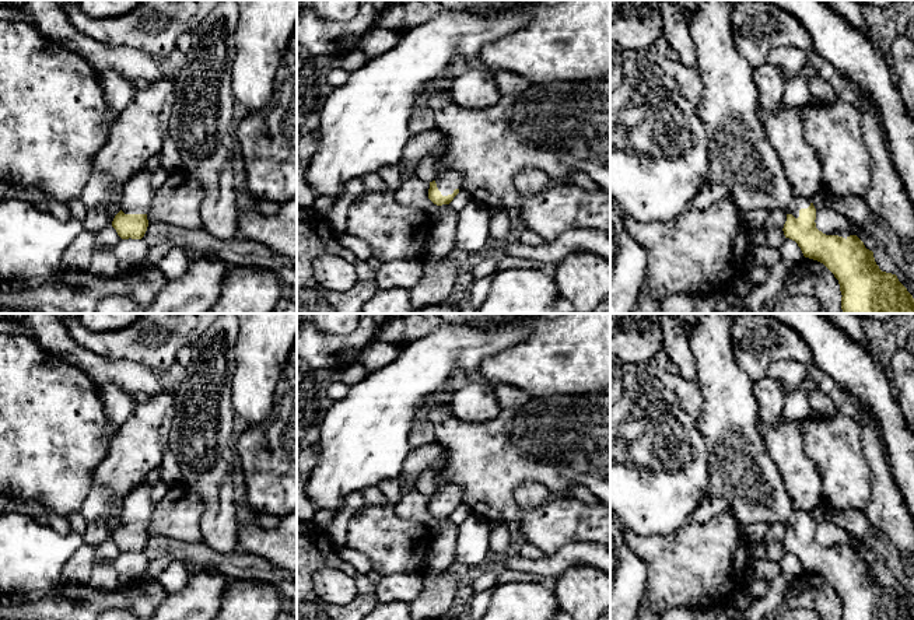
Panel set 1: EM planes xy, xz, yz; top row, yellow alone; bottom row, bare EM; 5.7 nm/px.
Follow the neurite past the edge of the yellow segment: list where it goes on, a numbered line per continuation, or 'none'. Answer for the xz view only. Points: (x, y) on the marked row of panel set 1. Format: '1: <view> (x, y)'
1: xz (420, 144)

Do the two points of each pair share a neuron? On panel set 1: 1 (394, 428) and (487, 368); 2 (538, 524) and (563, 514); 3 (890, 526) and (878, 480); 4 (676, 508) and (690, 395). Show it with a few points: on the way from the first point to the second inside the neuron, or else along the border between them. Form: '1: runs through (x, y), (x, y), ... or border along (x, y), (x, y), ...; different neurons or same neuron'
1: border along (504, 350), (489, 354), (476, 370); different neurons
2: runs through (543, 524), (553, 524), (557, 519); same neuron
3: runs through (890, 515), (885, 491); same neuron
4: border along (666, 386), (696, 423); different neurons

